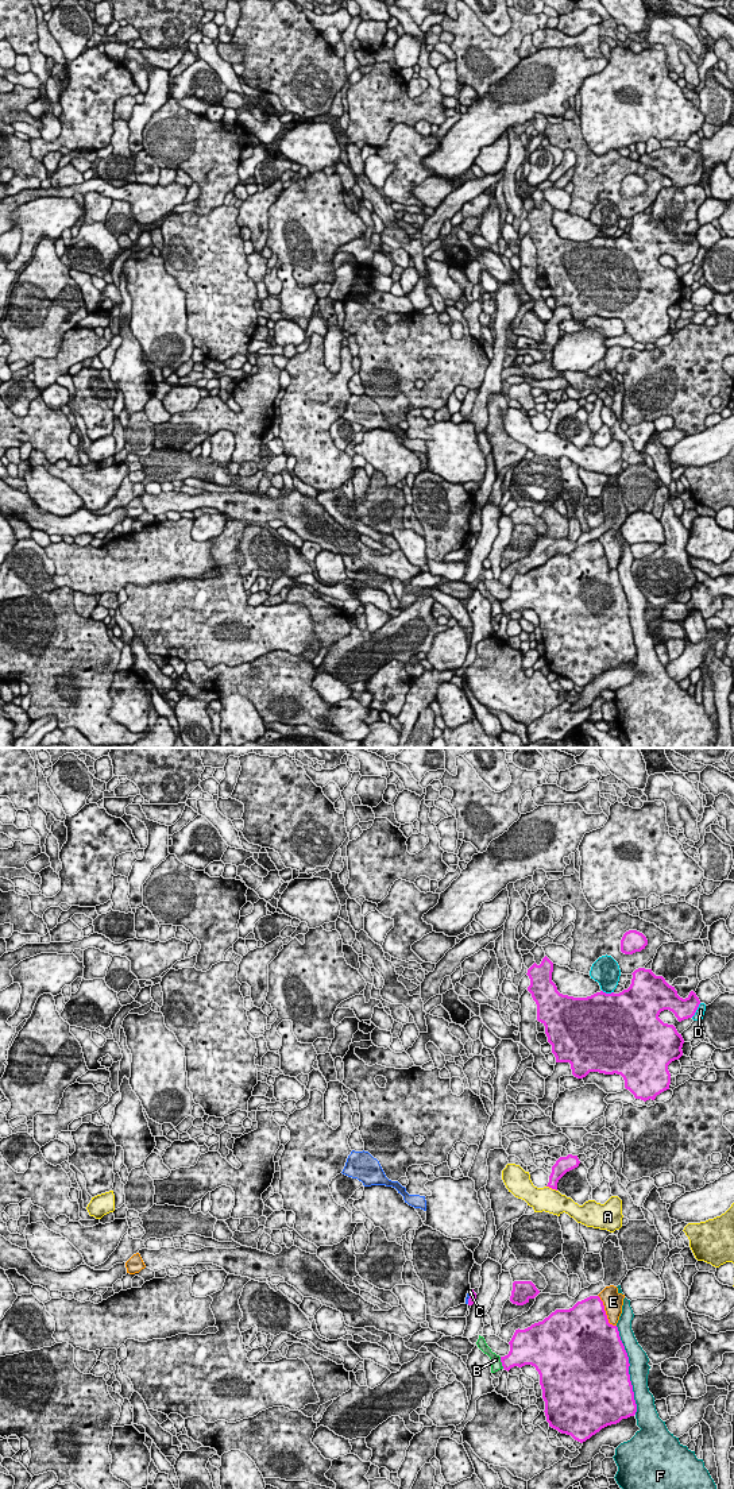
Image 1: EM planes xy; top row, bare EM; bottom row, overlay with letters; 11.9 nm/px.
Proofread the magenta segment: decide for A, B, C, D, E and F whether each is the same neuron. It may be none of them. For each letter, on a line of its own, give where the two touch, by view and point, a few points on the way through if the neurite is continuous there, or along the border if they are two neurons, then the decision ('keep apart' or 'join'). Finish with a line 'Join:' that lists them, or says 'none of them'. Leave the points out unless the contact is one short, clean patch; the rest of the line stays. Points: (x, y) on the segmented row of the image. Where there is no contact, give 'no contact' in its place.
A: meets magenta in xy at (552, 1188); keep apart
B: meets magenta in xy at (501, 1361); keep apart
C: meets magenta in xy at (470, 1296); border along xy (472, 1289), (467, 1303); keep apart
D: meets magenta in xy at (696, 1009); keep apart
E: meets magenta in xy at (605, 1312); keep apart
F: meets magenta in xy at (628, 1370); keep apart
Join: none of them

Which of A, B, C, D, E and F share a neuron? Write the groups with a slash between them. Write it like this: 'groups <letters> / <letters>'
groups A / B / C / D E / F

